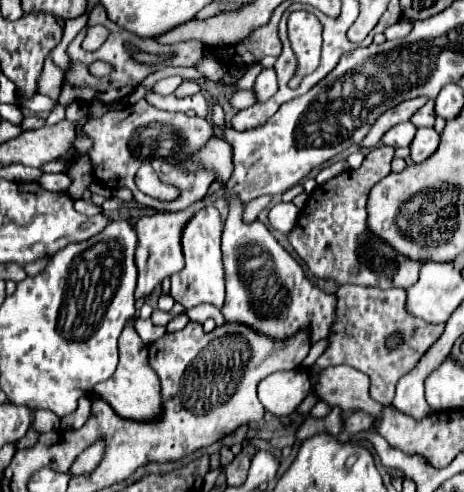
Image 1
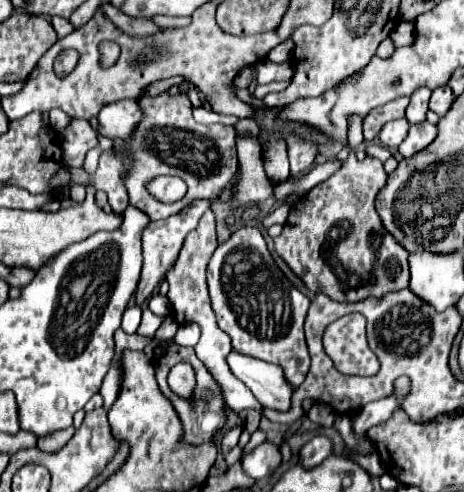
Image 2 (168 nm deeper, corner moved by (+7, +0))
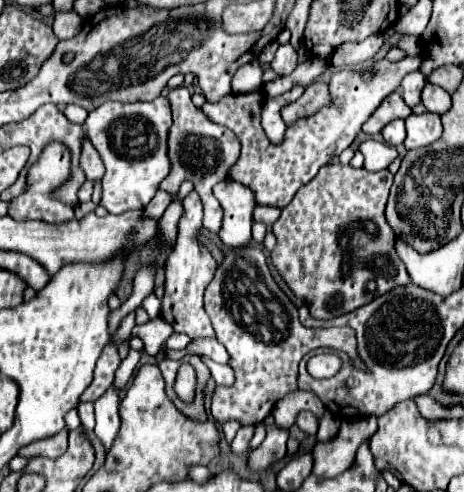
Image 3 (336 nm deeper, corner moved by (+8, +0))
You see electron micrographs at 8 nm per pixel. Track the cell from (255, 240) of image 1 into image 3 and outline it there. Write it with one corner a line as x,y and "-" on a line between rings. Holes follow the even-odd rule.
246,246
240,250
230,250
224,256
224,262
218,266
214,280
206,288
204,294
204,306
208,316
212,318
212,326
216,332
216,340
228,350
230,354
230,366
234,370
234,384
232,386
216,386
212,392
212,404
210,412
214,420
226,422
226,420
238,420
242,426
248,424
260,424
266,416
272,414
272,408
276,402
286,396
288,392
298,388
298,367
304,354
314,350
316,346
340,346
338,350
348,352
356,360
356,338
350,328
320,328
316,338
316,328
304,328
298,322
298,310
288,300
288,296
278,288
274,282
266,256
256,246

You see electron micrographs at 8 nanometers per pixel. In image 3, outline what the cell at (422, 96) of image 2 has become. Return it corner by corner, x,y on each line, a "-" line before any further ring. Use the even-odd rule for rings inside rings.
410,72
404,76
404,80
400,84
400,94
410,108
420,102
420,90
424,84
426,84
426,78
422,72

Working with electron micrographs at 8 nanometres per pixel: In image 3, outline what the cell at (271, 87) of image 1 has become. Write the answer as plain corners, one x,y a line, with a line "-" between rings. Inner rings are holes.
288,42
288,44
282,44
280,48
278,48
278,52
276,52
276,56
274,56
274,60
272,60
272,70
274,72
278,72
280,76
286,76
286,74
290,74
294,68
296,68
296,58
298,58
298,54
296,54
296,50
292,48
292,44

